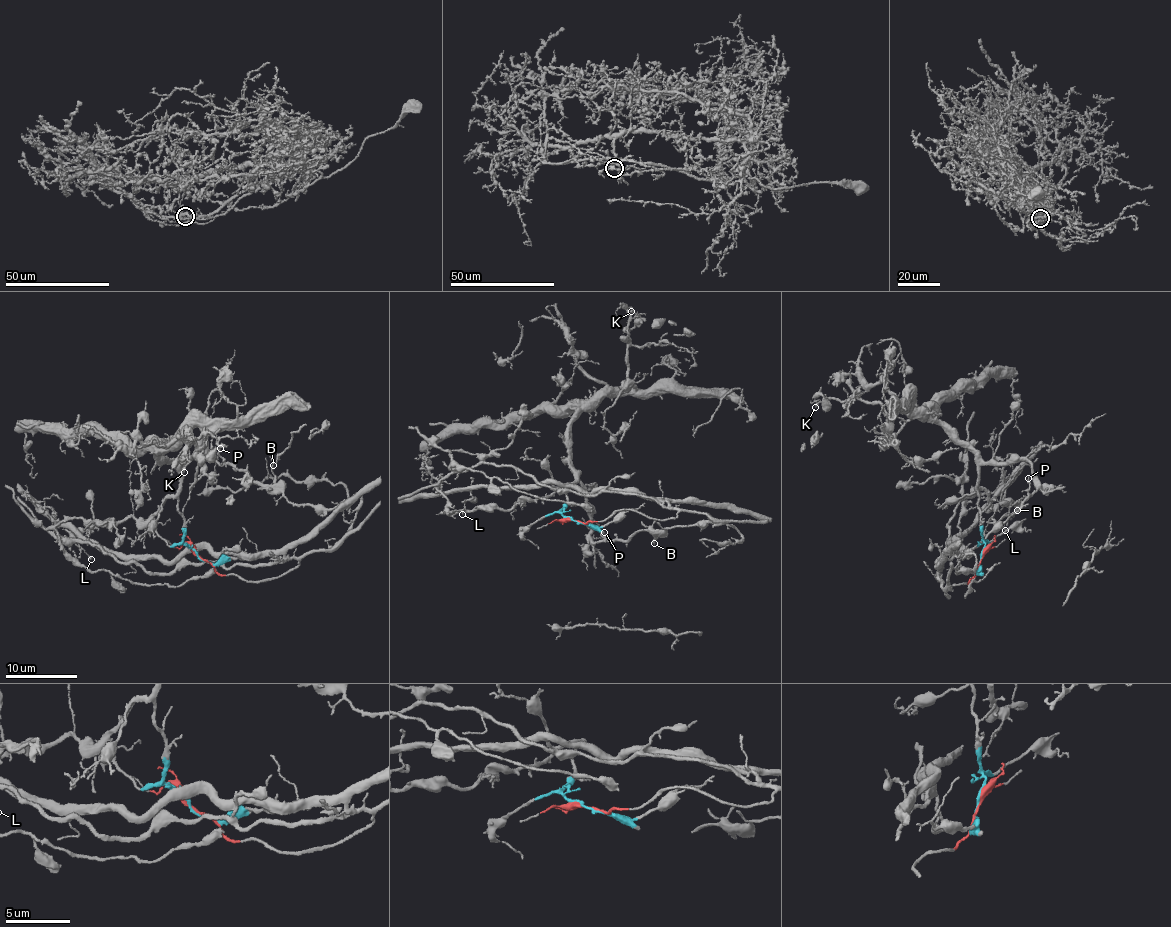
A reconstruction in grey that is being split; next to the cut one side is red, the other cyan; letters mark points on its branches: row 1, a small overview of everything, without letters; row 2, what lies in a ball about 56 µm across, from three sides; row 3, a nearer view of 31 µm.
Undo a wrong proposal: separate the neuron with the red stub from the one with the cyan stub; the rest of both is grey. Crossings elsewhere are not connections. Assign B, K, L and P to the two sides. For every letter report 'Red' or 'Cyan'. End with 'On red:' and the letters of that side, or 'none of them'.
B: Cyan
K: Cyan
L: Cyan
P: Cyan
On red: none of them

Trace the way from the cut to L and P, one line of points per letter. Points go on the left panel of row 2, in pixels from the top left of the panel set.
L: (198, 555), (184, 542), (183, 514), (170, 497), (144, 521), (125, 517), (78, 531), (74, 540), (92, 559)
P: (198, 555), (184, 542), (179, 471), (202, 438), (219, 463), (220, 448)

